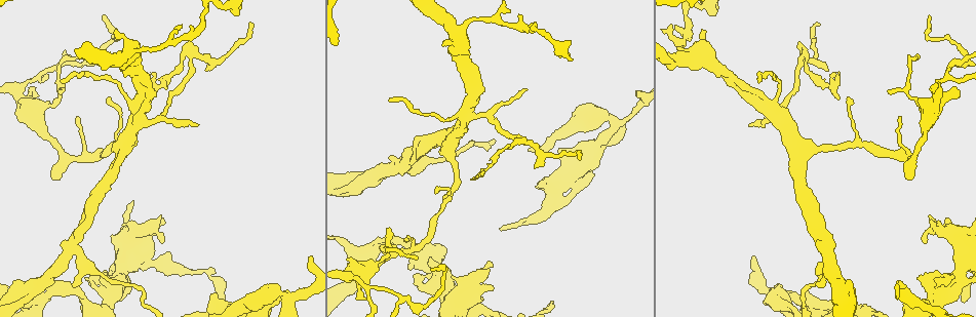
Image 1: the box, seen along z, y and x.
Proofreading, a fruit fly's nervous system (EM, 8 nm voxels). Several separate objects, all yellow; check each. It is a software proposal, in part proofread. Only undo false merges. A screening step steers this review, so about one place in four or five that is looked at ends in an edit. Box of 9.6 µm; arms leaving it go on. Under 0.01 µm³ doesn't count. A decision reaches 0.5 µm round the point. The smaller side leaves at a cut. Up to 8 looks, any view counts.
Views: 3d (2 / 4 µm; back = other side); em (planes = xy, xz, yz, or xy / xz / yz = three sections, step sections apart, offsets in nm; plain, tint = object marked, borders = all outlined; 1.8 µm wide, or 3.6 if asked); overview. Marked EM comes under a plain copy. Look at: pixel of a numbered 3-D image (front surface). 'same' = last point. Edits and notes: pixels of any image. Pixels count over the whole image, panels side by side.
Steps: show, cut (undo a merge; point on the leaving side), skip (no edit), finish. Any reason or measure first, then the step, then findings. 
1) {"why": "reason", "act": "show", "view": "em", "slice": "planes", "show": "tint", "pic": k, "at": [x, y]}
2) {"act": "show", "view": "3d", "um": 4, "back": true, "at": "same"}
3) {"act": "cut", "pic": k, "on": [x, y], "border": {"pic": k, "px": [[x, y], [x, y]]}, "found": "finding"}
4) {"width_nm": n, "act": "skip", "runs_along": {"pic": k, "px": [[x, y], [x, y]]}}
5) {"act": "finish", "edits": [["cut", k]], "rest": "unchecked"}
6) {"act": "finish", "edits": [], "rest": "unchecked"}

{"act": "show", "view": "3d", "um": 2, "pic": 1, "at": [49, 288]}

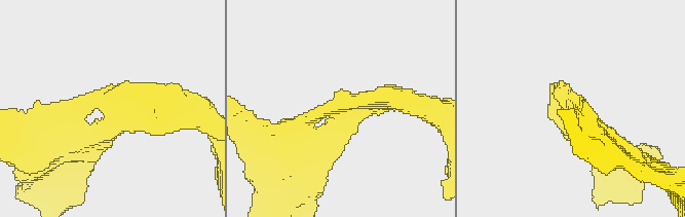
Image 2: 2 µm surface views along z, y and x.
{"why": "shape alone is not enough", "act": "show", "view": "em", "slice": "planes", "show": "tint", "pic": 2, "at": [114, 102]}

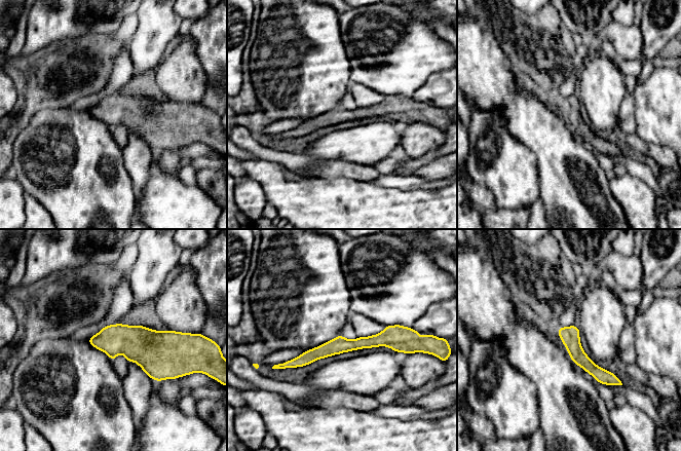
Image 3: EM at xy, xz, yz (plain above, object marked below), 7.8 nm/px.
{"act": "skip", "found": "one cell here"}

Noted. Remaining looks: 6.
{"act": "show", "view": "em", "slice": "planes", "show": "tint", "pic": 1, "at": [39, 113]}

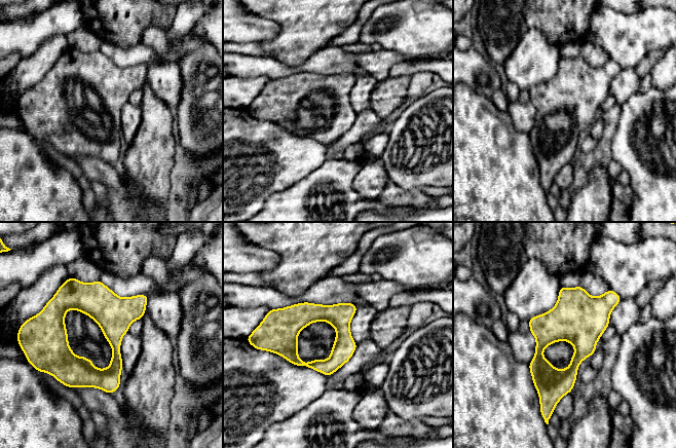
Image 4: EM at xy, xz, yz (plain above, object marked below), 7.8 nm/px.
{"act": "skip", "runs_along": {"pic": 4, "px": [[145, 298], [69, 303], [46, 332]]}, "found": "all the same cell"}

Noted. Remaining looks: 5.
{"why": "a fork", "act": "show", "view": "em", "slice": "planes", "show": "tint", "pic": 1, "at": [469, 113]}

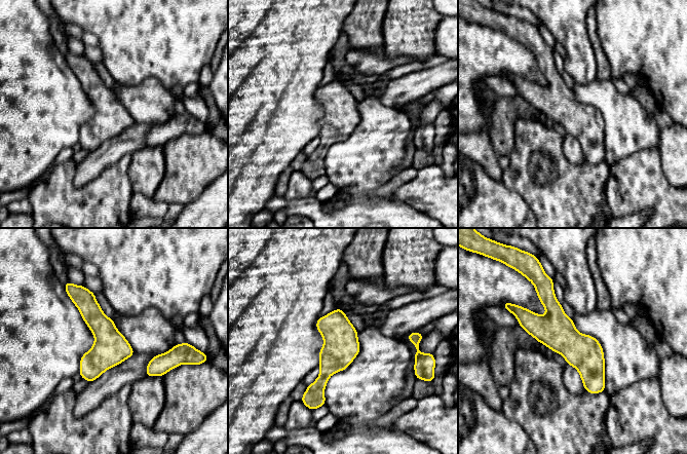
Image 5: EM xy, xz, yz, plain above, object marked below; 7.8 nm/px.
{"act": "skip", "runs_along": {"pic": 5, "px": [[541, 291], [555, 328], [602, 388]]}, "found": "all the same cell"}

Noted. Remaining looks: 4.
{"why": "abrupt turn", "act": "show", "view": "em", "slice": "yz", "step": 16, "show": "tint", "pic": 1, "at": [817, 61]}

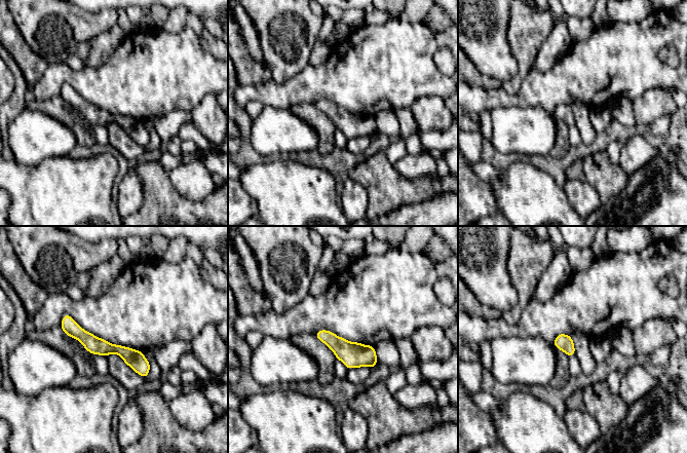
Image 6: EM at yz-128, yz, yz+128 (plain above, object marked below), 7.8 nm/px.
{"width_nm": 120, "act": "skip", "runs_along": {"pic": 6, "px": [[65, 318], [145, 373]]}, "found": "one cell here"}

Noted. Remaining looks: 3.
{"act": "finish", "edits": [], "rest": "unchecked"}

